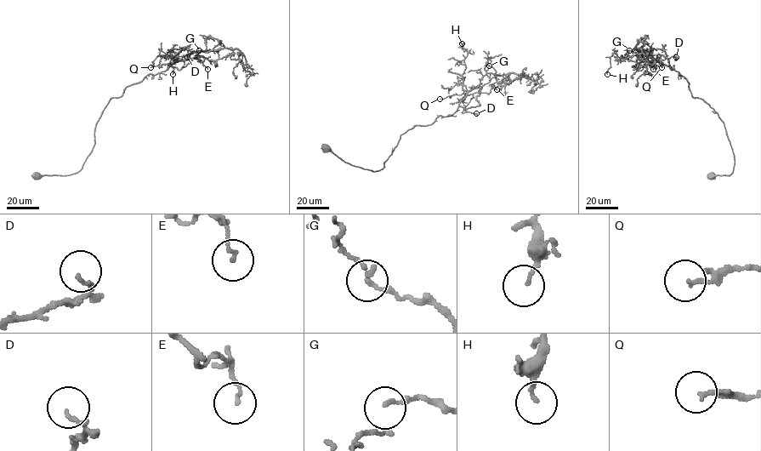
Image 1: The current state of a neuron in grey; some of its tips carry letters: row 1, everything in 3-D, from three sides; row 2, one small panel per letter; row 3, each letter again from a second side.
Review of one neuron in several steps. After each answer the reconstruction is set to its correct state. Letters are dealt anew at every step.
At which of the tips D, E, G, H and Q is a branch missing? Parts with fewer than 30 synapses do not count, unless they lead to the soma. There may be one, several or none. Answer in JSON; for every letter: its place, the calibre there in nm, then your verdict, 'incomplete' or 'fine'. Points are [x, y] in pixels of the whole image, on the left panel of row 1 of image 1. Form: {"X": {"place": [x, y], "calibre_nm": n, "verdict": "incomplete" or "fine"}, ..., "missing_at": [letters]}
{"D": {"place": [187, 57], "calibre_nm": 110, "verdict": "fine"}, "E": {"place": [207, 69], "calibre_nm": 100, "verdict": "fine"}, "G": {"place": [199, 50], "calibre_nm": 90, "verdict": "fine"}, "H": {"place": [173, 74], "calibre_nm": 130, "verdict": "fine"}, "Q": {"place": [150, 67], "calibre_nm": 110, "verdict": "fine"}, "missing_at": []}

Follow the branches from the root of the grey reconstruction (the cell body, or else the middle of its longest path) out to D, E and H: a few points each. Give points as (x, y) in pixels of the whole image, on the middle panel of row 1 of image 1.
D: (326, 148), (352, 165), (378, 171), (400, 136), (414, 126), (451, 115), (471, 94), (462, 112), (476, 113)
E: (326, 148), (352, 165), (378, 171), (408, 130), (451, 115), (468, 95), (490, 93), (494, 86), (496, 89)
H: (326, 148), (378, 171), (401, 134), (451, 115), (467, 94), (462, 43)

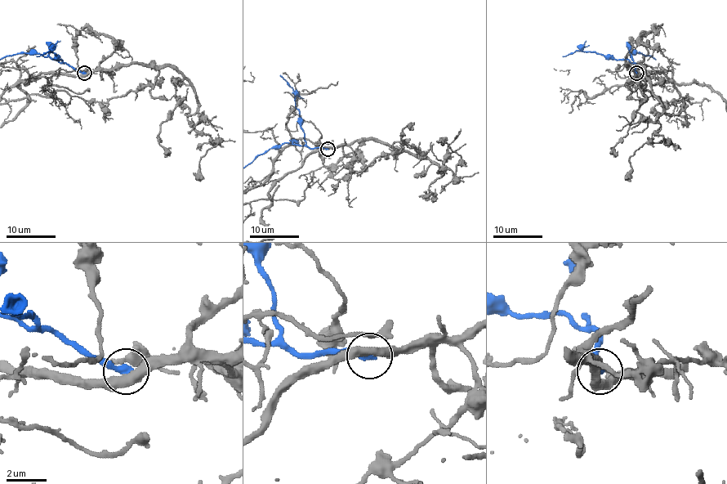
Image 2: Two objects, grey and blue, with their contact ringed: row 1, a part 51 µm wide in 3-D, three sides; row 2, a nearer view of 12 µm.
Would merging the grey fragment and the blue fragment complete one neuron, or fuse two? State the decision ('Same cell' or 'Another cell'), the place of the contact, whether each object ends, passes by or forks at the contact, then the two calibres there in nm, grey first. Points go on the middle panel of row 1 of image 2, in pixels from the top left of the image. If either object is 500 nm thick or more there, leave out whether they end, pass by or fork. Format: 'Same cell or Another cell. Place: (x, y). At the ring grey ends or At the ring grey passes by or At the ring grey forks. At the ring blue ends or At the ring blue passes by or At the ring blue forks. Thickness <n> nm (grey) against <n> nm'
Another cell. Place: (327, 149). At the ring grey passes by. At the ring blue ends. Thickness 460 nm (grey) against 320 nm

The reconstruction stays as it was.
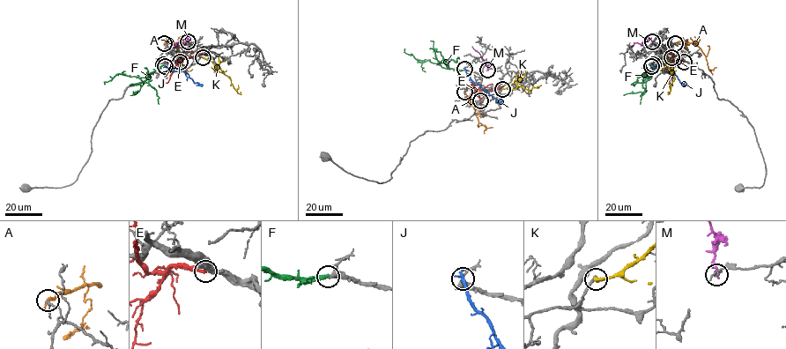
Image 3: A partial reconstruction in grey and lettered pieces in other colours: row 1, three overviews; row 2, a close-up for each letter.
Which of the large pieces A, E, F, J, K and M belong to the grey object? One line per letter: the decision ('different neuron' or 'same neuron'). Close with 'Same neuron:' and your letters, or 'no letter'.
A: different neuron
E: different neuron
F: same neuron
J: different neuron
K: different neuron
M: different neuron
Same neuron: F

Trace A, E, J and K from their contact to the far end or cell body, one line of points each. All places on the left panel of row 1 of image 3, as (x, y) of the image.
A: (164, 43), (172, 40), (184, 70), (192, 69)
E: (180, 61), (203, 53)
J: (165, 66), (174, 71), (184, 71), (195, 83), (203, 85)
K: (203, 57), (216, 64), (230, 78), (236, 92), (240, 92)

